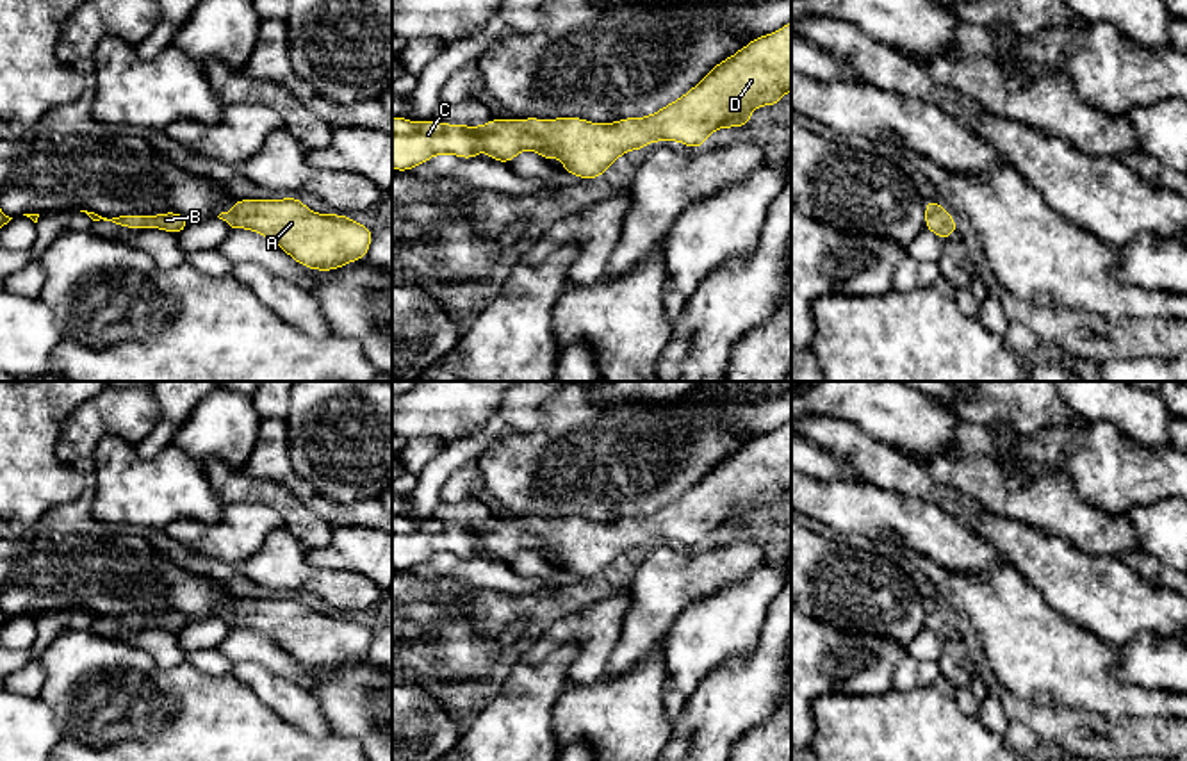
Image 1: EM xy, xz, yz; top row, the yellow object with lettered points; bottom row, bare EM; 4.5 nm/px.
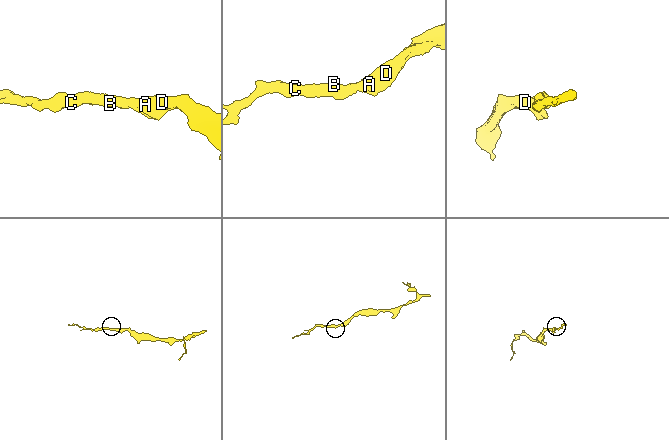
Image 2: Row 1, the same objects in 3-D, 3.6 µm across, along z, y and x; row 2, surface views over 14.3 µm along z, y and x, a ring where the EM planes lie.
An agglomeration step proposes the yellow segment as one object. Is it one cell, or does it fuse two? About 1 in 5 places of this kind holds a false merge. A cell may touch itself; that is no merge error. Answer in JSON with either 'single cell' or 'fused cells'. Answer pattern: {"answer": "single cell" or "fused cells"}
{"answer": "single cell"}

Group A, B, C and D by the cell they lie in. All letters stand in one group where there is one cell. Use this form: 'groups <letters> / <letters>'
groups A B C D

